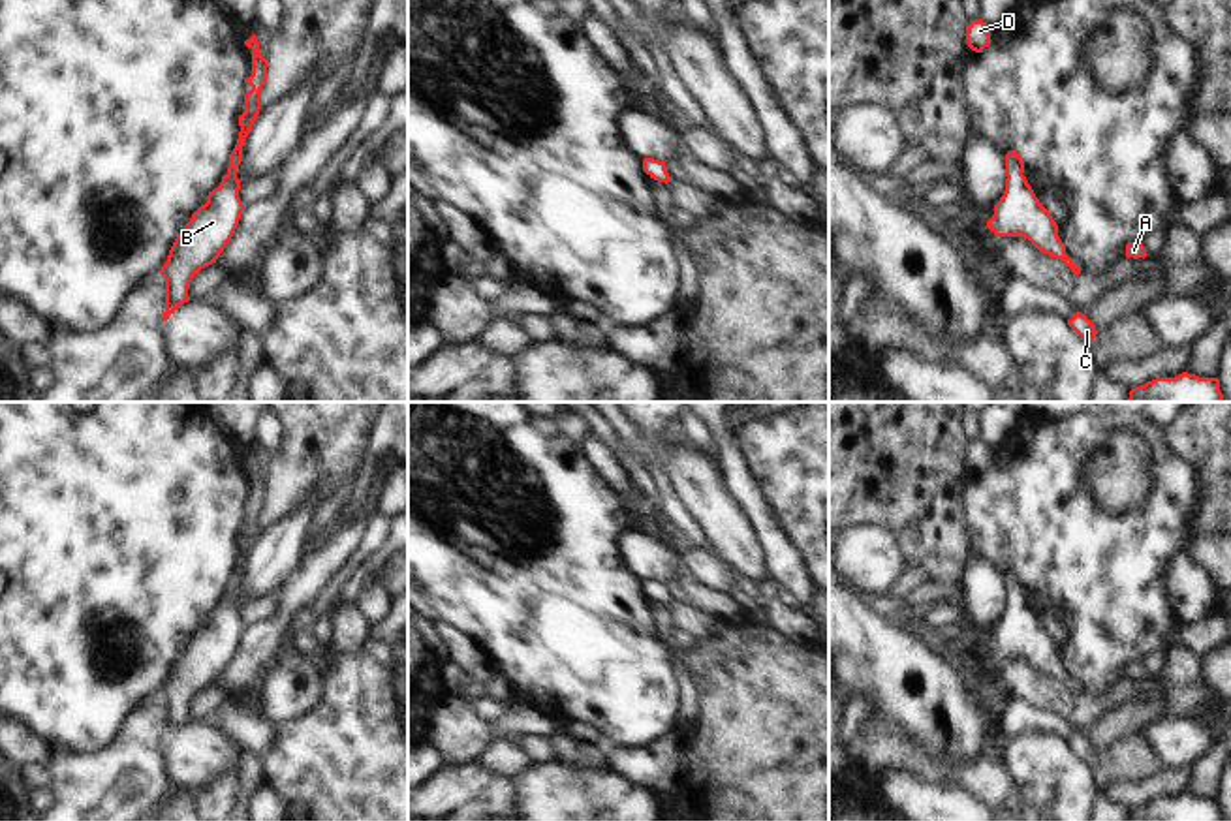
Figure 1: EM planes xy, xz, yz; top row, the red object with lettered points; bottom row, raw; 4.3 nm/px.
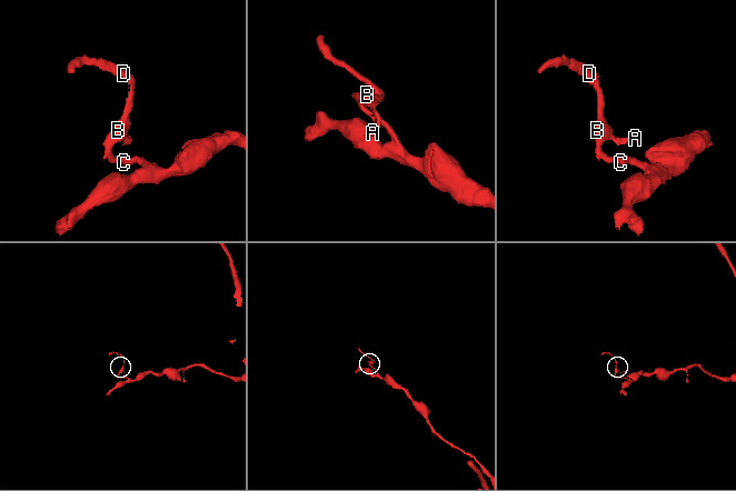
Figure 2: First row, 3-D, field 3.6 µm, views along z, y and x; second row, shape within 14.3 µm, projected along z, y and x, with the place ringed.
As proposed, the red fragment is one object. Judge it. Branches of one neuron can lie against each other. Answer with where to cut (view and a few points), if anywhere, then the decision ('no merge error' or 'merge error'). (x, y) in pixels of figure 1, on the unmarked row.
no cut; no merge error

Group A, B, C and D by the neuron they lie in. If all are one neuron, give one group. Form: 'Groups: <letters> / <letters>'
Groups: A B C D

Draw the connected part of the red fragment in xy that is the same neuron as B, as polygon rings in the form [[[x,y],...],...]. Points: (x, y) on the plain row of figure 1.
[[[256,455],[244,466],[252,470],[252,496],[244,500],[252,511],[244,515],[244,534],[239,537],[239,560],[220,607],[192,635],[182,654],[175,659],[167,682],[158,691],[165,699],[165,733],[162,742],[167,742],[180,725],[190,721],[188,710],[192,699],[201,689],[216,684],[244,631],[239,618],[241,601],[237,599],[237,590],[242,582],[244,562],[261,530],[261,509],[267,503],[269,488],[269,479],[261,477]]]

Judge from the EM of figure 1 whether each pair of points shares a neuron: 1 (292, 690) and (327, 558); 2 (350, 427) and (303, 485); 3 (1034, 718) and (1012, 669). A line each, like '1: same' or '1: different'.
1: different
2: same
3: different

